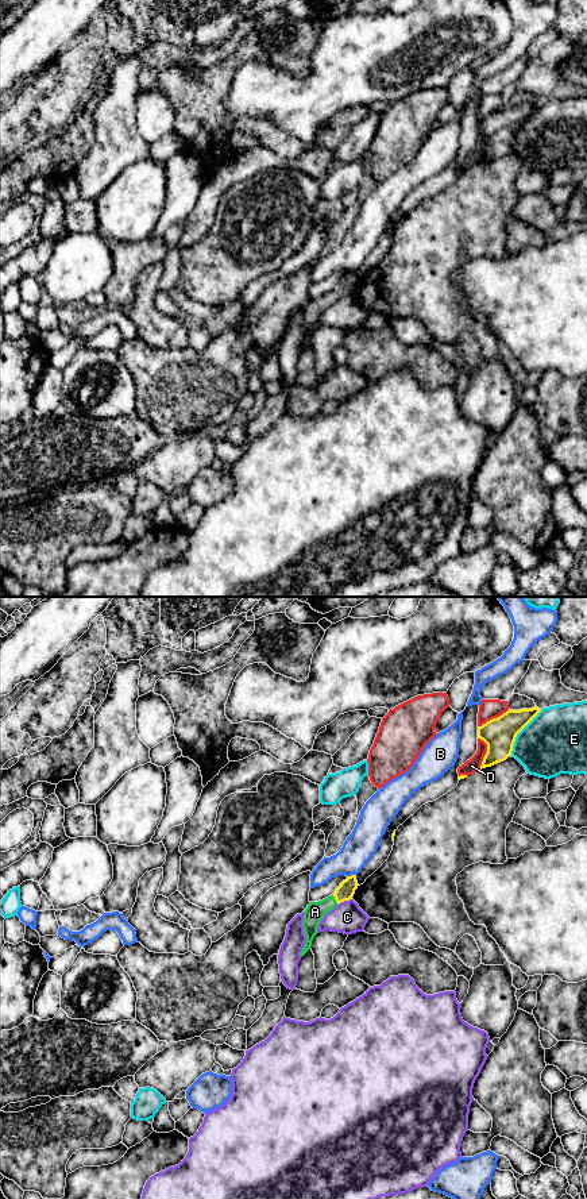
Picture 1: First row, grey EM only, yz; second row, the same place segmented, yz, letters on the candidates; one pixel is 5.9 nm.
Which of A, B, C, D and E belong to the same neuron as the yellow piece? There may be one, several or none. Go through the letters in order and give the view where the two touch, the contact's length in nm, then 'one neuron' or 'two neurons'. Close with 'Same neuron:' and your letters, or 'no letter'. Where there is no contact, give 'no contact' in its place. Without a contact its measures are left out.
A: yz | 70 nm | one neuron
B: yz | 60 nm | two neurons
C: yz | 100 nm | two neurons
D: yz | 190 nm | two neurons
E: yz | 320 nm | two neurons
Same neuron: A

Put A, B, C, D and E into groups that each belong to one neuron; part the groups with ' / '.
A / B / C / D / E

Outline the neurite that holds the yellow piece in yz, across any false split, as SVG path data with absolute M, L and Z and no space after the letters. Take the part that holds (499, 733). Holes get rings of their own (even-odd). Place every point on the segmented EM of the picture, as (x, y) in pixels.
M534 706L532 709L507 710L502 716L493 718L478 726L478 739L487 744L487 752L483 757L482 768L491 767L511 756L517 735L540 713Z

